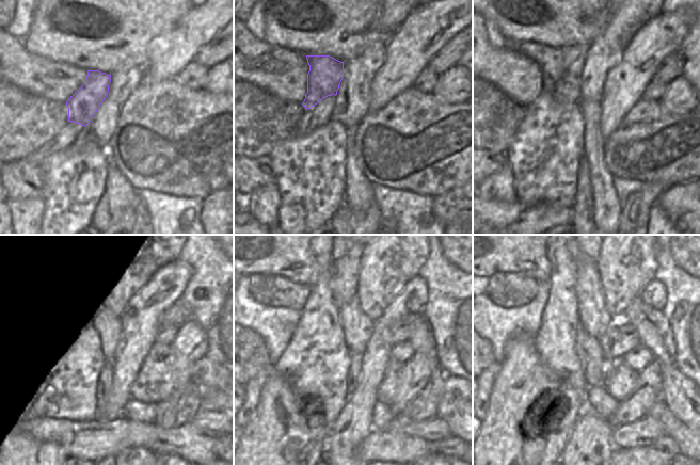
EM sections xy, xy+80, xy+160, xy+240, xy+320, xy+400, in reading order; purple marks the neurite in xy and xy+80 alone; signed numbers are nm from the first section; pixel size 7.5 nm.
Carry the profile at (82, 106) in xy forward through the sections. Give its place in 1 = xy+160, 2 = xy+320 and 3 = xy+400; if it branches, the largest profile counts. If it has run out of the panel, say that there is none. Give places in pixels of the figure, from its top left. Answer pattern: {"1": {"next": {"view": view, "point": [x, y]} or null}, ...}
{"1": {"next": {"view": "xy+160", "point": [551, 61]}}, "2": {"next": {"view": "xy+320", "point": [271, 290]}}, "3": {"next": {"view": "xy+400", "point": [507, 290]}}}

